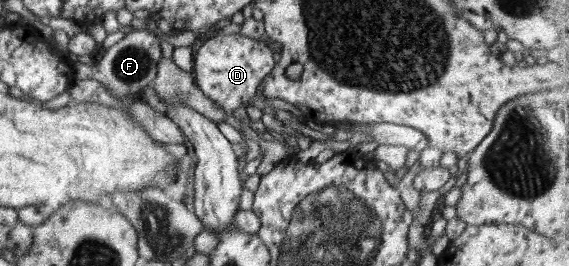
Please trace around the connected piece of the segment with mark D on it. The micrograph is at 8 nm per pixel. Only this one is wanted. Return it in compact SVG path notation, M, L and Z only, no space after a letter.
M219 31L213 37L203 42L197 50L194 64L194 82L209 98L224 111L231 113L243 103L255 99L257 86L273 71L275 67L274 53L269 48L269 42L251 40L243 34L223 34Z

